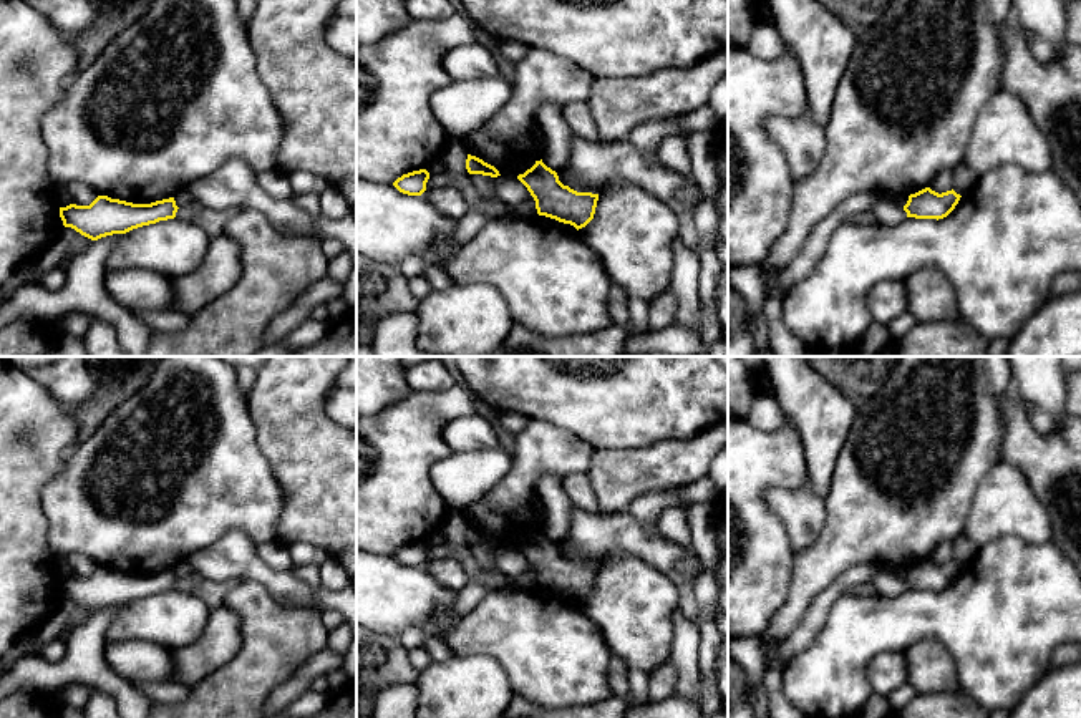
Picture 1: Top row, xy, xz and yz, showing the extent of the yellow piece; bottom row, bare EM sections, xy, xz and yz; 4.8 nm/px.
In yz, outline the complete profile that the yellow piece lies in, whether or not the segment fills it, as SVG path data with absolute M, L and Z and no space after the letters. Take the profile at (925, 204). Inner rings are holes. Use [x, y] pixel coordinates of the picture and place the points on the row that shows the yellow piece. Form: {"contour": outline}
{"contour": "M925 187L909 196L909 201L904 206L904 211L907 212L907 217L938 221L947 217L955 209L960 197L962 196L957 194L953 189L938 194L930 187Z"}

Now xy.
{"contour": "M98 196L90 206L70 204L60 207L65 227L98 240L113 234L126 234L133 229L174 219L177 212L174 197L151 204L133 204L108 196Z"}

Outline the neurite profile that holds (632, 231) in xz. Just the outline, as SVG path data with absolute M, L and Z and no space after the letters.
M613 179L608 192L600 194L594 219L579 234L600 255L607 274L618 284L628 298L652 303L670 289L673 272L673 240L678 235L678 219L667 202L642 186Z

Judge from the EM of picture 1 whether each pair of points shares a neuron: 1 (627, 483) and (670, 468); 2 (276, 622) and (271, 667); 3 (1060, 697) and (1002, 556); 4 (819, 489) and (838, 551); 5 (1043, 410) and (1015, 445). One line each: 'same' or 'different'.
1: same
2: same
3: different
4: different
5: different

